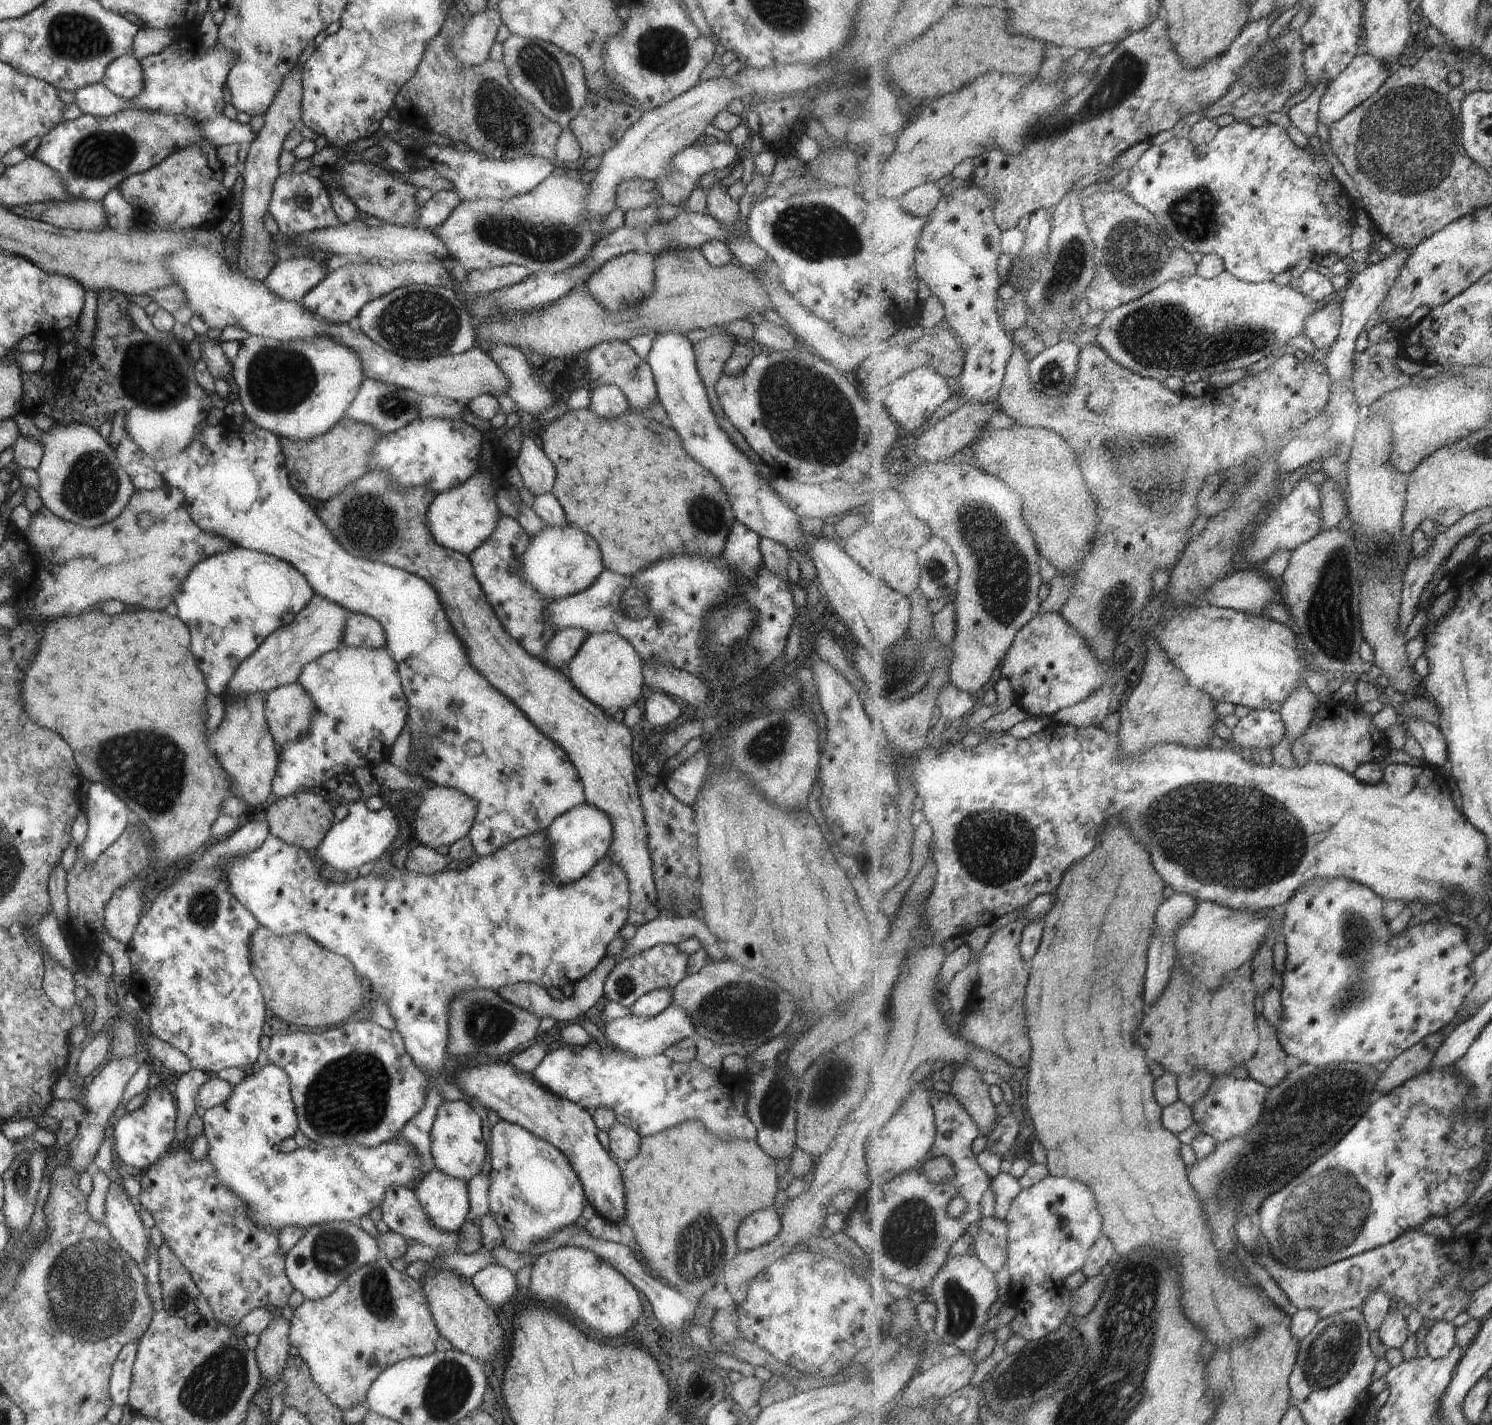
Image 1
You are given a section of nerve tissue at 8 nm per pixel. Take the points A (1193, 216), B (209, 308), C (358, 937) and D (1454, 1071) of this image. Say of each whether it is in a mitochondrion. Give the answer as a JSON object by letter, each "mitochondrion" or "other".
{"A":"mitochondrion","B":"other","C":"mitochondrion","D":"other"}

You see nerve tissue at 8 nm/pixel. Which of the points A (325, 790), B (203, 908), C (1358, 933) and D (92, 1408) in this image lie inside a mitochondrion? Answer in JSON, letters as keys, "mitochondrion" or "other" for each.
{"A":"other","B":"mitochondrion","C":"mitochondrion","D":"other"}

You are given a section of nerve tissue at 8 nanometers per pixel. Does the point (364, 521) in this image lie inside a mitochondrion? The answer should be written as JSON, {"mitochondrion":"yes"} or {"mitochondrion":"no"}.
{"mitochondrion":"yes"}

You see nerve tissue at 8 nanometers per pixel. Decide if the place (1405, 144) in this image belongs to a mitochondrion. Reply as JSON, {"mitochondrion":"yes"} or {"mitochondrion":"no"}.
{"mitochondrion":"yes"}

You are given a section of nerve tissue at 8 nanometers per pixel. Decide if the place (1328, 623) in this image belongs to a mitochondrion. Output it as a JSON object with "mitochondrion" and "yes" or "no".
{"mitochondrion":"yes"}

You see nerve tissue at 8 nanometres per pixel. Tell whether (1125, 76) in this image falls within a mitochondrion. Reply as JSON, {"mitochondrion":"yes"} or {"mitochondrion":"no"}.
{"mitochondrion":"yes"}

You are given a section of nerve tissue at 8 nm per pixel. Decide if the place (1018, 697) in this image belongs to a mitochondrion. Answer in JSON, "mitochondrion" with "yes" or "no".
{"mitochondrion":"no"}

